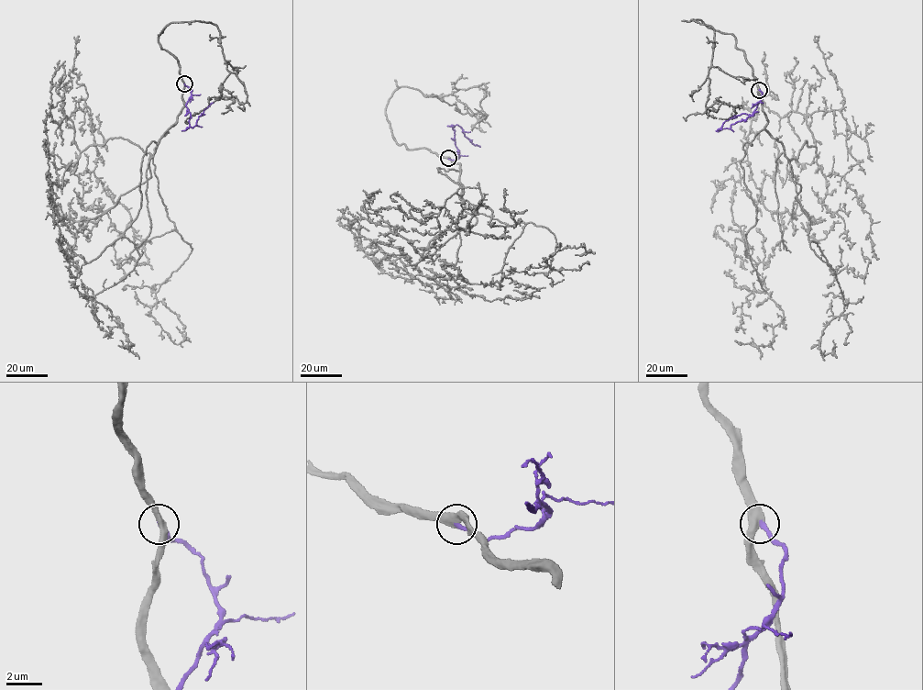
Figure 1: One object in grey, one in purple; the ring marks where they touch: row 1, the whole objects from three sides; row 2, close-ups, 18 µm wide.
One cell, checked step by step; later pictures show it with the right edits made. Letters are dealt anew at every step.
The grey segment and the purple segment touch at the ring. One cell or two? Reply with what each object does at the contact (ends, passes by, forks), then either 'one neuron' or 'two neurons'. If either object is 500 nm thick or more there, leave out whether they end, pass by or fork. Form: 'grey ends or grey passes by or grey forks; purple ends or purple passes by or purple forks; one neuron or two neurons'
grey passes by; purple ends; one neuron

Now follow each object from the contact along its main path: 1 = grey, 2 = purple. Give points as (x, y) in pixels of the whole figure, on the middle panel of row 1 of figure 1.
1: (448, 159), (461, 172), (437, 168), (458, 195), (483, 198), (468, 232), (496, 239), (516, 224), (505, 188)
2: (448, 159), (453, 160), (459, 156), (453, 127), (456, 125), (470, 142), (480, 147)

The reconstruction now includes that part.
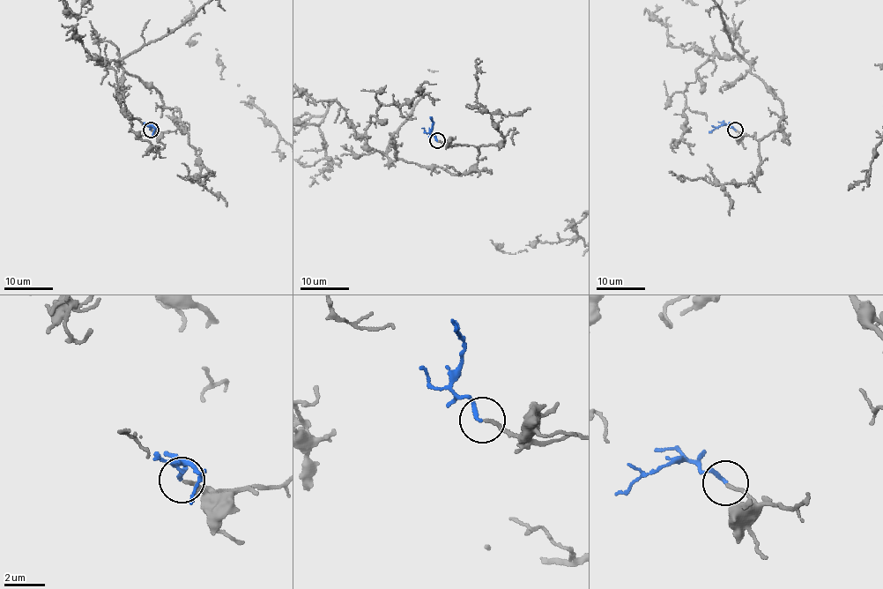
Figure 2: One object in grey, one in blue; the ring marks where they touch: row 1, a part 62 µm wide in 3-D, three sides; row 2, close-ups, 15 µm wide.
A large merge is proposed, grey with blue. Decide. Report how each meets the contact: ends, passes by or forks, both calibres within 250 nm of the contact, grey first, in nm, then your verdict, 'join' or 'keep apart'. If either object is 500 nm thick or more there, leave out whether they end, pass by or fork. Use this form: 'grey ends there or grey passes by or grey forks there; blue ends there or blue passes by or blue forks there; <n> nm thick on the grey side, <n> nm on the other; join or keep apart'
grey ends there; blue ends there; 160 nm thick on the grey side, 180 nm on the other; join

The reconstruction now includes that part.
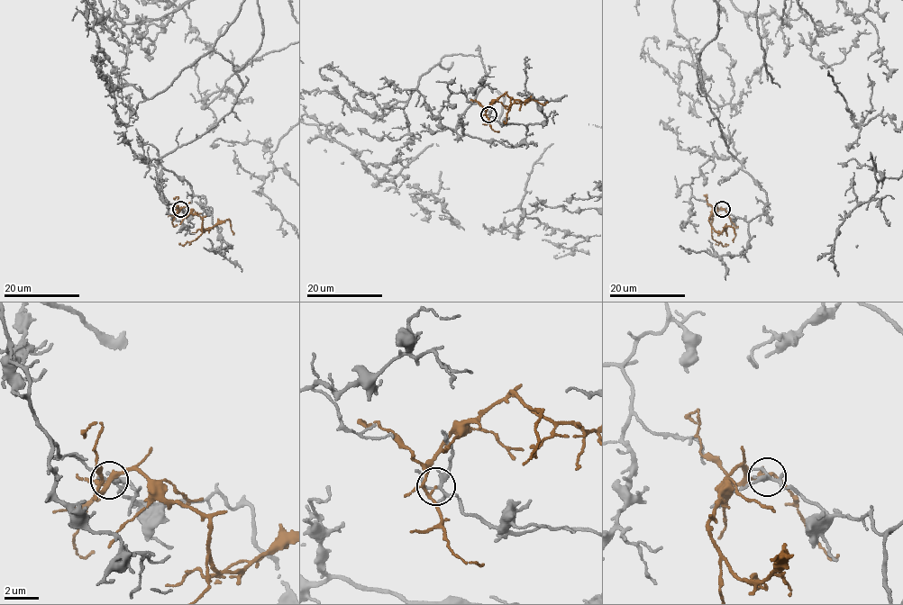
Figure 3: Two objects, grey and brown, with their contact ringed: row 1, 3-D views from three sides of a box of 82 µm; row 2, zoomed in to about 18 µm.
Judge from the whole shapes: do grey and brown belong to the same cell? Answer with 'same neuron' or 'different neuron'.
different neuron

